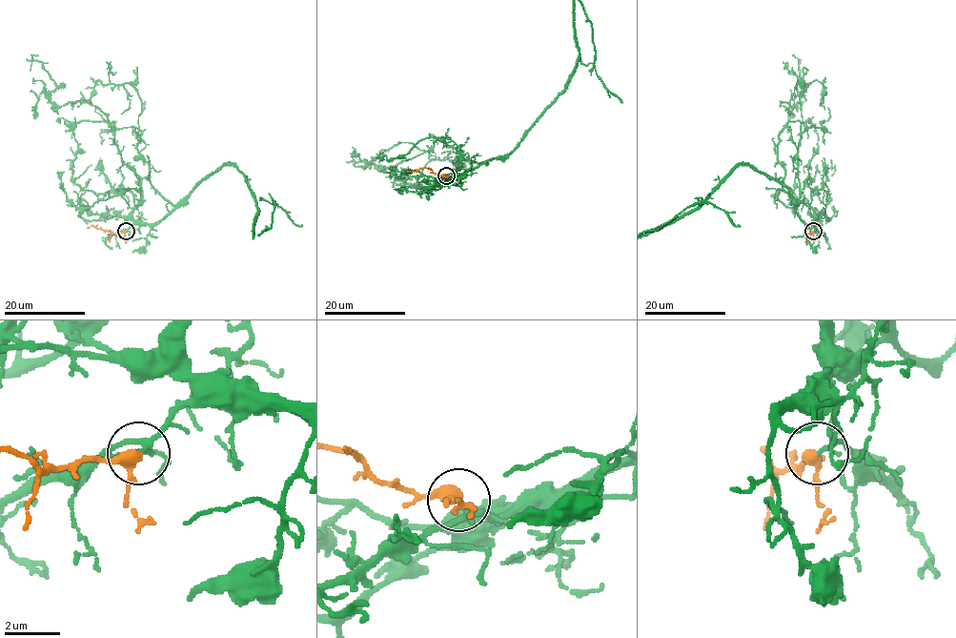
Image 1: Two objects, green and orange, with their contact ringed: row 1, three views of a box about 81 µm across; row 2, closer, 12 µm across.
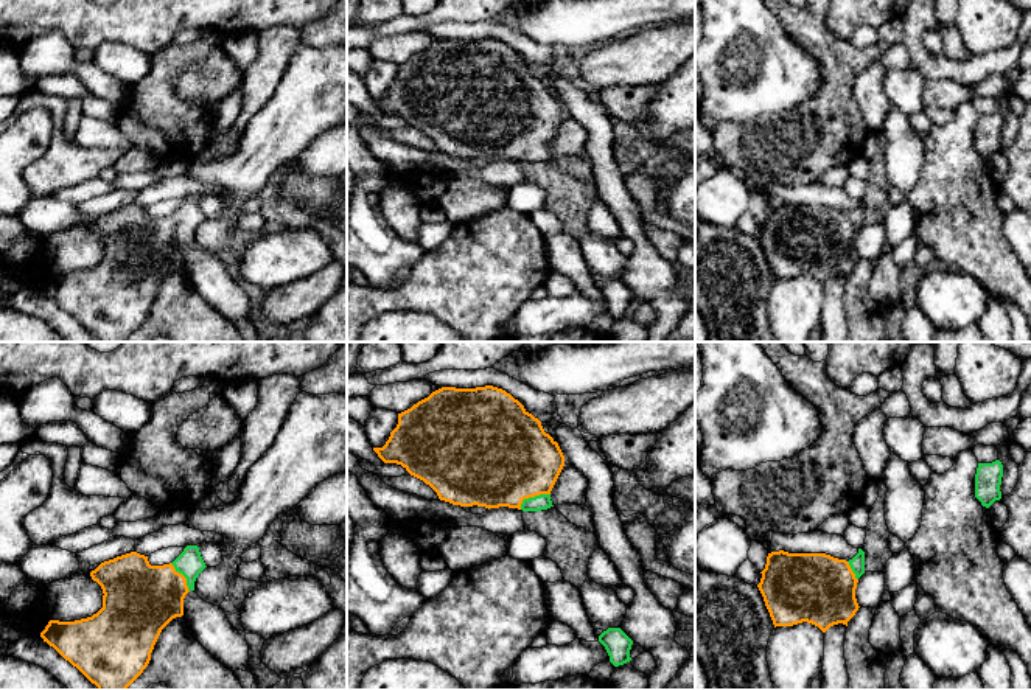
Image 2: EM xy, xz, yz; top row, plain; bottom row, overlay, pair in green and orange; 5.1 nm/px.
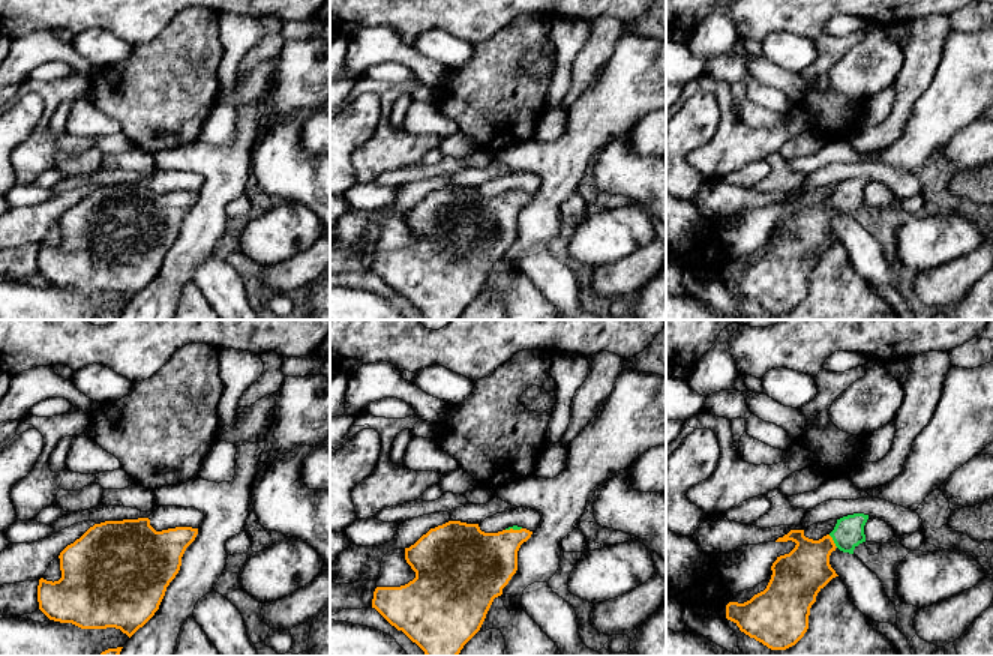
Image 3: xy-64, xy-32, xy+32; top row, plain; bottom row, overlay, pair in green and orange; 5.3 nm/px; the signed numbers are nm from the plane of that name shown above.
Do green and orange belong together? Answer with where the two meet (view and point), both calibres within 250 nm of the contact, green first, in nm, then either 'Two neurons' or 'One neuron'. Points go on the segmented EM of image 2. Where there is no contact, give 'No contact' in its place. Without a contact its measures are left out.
Touches green at xz (532, 498). Thickness 80 nm (green) against 480 nm. One neuron

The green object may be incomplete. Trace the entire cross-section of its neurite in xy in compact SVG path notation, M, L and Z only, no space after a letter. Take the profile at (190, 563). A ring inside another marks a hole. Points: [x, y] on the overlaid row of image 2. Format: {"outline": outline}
{"outline": "M187 545L173 563L163 566L151 566L148 556L137 552L104 561L90 572L92 580L103 589L103 608L92 617L75 622L50 620L40 637L98 690L126 690L148 667L162 629L173 619L183 615L183 598L190 591L194 591L194 581L205 567L197 545Z"}

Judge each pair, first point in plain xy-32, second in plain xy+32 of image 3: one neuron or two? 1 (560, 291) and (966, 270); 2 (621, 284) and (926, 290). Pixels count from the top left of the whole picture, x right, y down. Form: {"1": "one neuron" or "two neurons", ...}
{"1": "two neurons", "2": "one neuron"}

